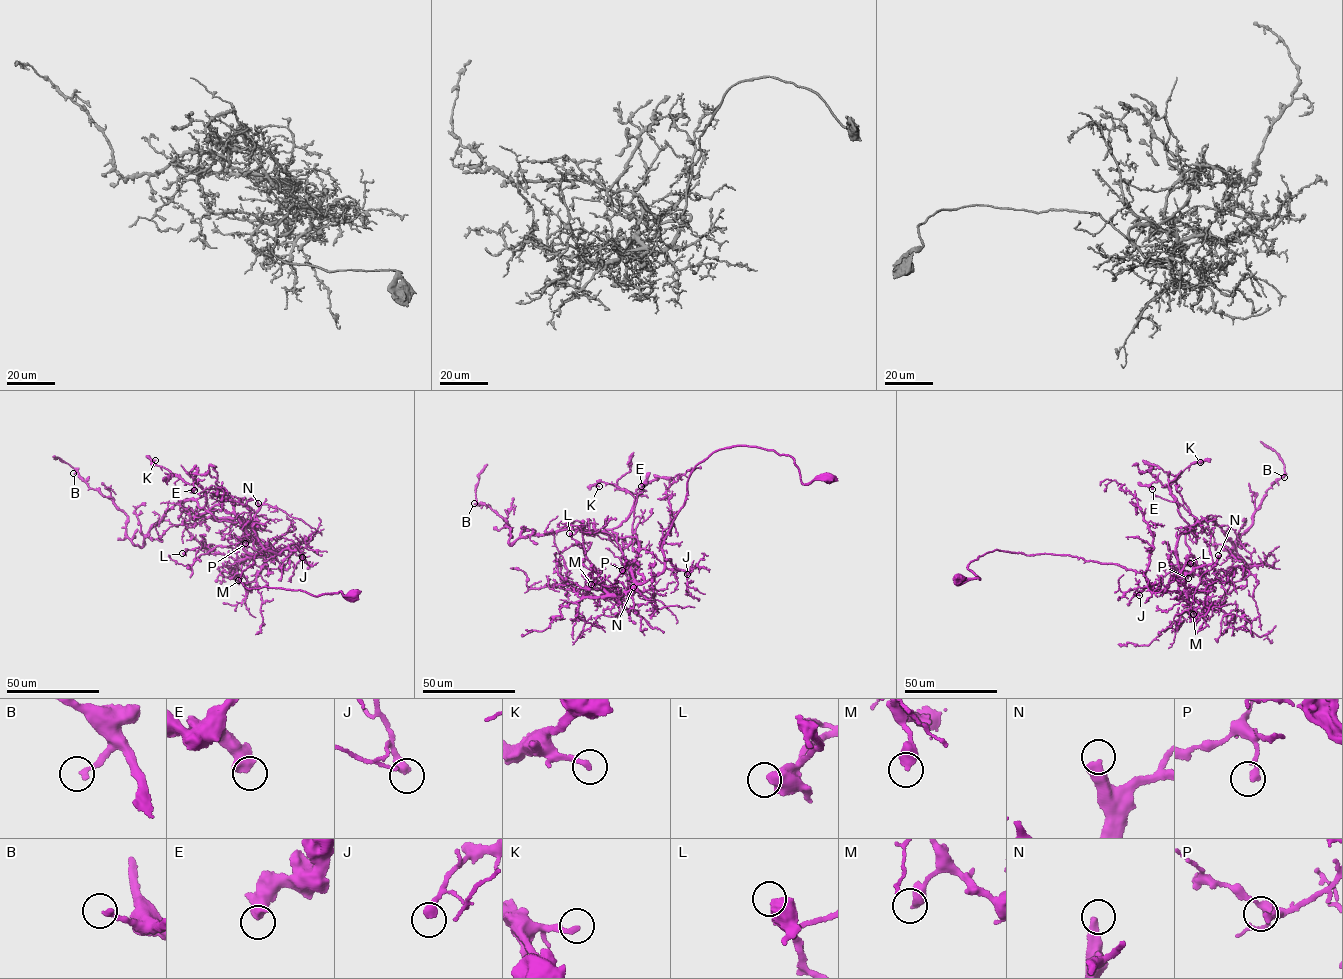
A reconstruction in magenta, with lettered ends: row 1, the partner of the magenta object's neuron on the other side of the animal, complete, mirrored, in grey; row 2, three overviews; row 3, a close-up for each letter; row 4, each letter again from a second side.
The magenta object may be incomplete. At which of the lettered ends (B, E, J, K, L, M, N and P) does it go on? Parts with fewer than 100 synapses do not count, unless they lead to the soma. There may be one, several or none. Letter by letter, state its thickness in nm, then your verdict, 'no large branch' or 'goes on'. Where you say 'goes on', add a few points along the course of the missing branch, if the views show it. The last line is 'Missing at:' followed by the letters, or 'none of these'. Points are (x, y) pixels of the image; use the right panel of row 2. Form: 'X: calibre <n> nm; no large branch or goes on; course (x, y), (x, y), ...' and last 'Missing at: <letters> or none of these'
B: calibre 240 nm; no large branch
E: calibre 550 nm; no large branch
J: calibre 360 nm; no large branch
K: calibre 240 nm; no large branch
L: calibre 600 nm; no large branch
M: calibre 440 nm; no large branch
N: calibre 440 nm; goes on; course (1218, 555), (1234, 526), (1232, 522), (1230, 524), (1231, 536), (1225, 547), (1215, 551)
P: calibre 240 nm; no large branch
Missing at: N

